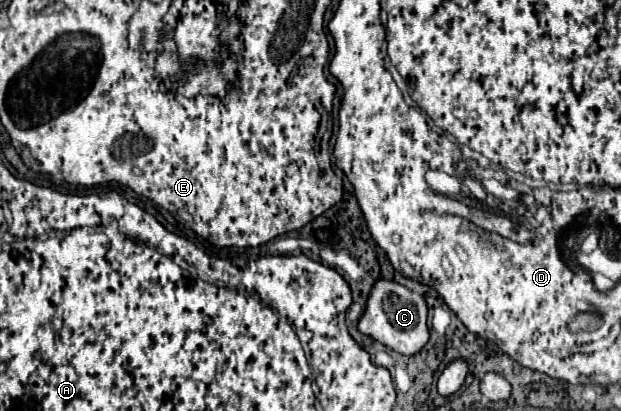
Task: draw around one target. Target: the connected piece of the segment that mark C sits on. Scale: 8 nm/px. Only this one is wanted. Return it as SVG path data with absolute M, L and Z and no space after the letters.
M379 279L373 283L371 293L367 297L363 315L357 323L357 329L363 335L373 337L375 341L391 347L393 351L401 355L415 355L425 347L429 341L429 329L427 329L427 303L423 295L407 289L405 285L389 279Z

